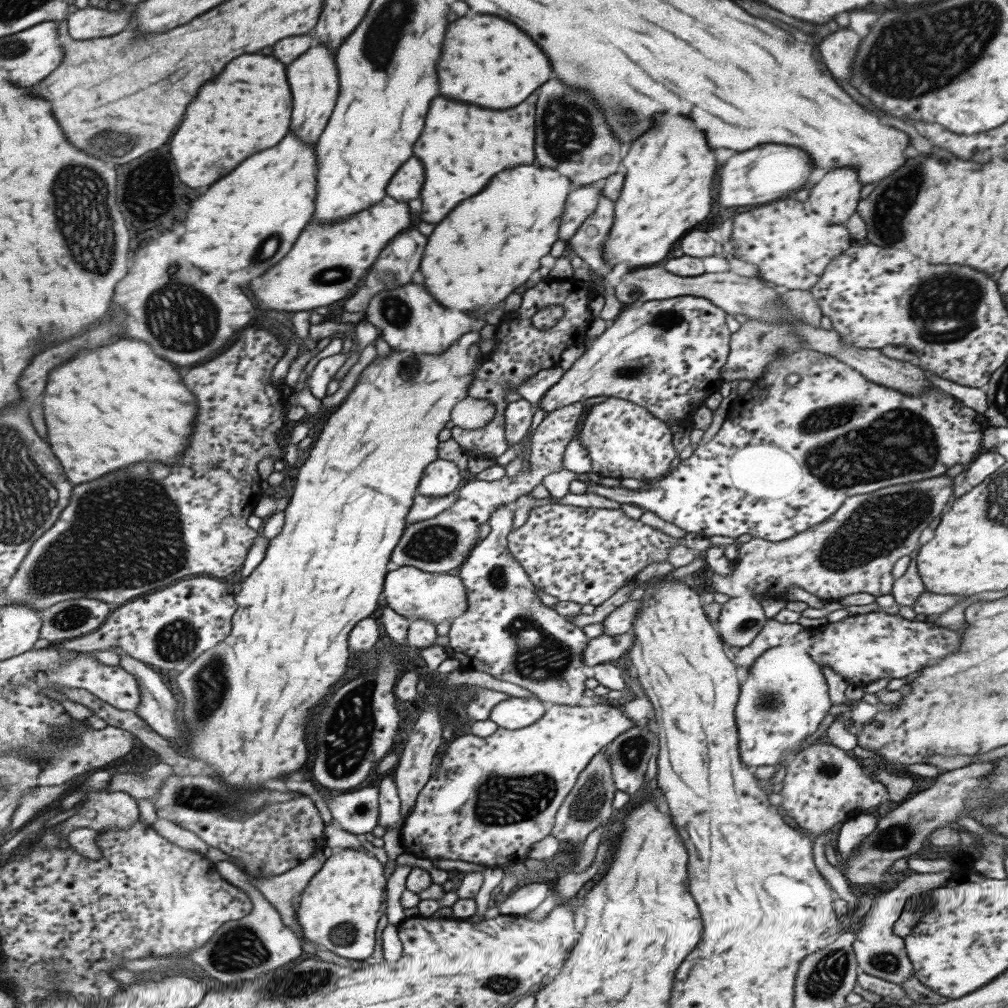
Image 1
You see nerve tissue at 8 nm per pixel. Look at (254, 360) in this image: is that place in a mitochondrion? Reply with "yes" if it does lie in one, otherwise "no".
no

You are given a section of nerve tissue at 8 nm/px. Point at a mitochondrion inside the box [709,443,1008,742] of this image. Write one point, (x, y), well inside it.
(880, 525)

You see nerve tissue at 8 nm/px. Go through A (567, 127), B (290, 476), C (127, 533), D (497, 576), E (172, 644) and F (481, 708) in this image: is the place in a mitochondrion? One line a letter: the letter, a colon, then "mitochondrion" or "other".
A: mitochondrion
B: other
C: mitochondrion
D: mitochondrion
E: mitochondrion
F: other

